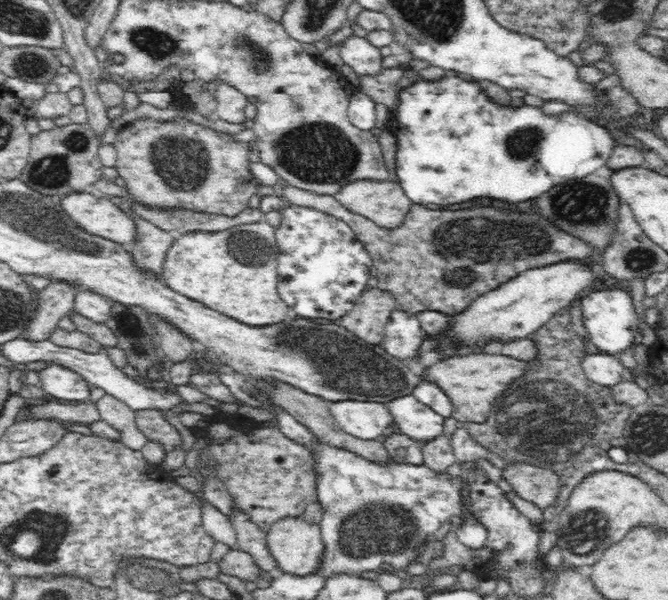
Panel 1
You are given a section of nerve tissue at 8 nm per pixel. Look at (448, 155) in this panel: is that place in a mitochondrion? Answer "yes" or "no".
no

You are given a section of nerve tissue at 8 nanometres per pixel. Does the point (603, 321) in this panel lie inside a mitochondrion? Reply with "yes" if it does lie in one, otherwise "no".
no

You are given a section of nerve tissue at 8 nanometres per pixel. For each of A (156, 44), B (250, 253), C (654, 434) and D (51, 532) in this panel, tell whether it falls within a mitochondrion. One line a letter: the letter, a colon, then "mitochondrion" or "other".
A: mitochondrion
B: mitochondrion
C: mitochondrion
D: mitochondrion

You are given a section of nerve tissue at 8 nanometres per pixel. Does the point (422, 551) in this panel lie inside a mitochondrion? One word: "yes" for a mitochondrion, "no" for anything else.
yes

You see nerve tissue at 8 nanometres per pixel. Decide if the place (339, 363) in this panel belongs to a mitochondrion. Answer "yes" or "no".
yes

